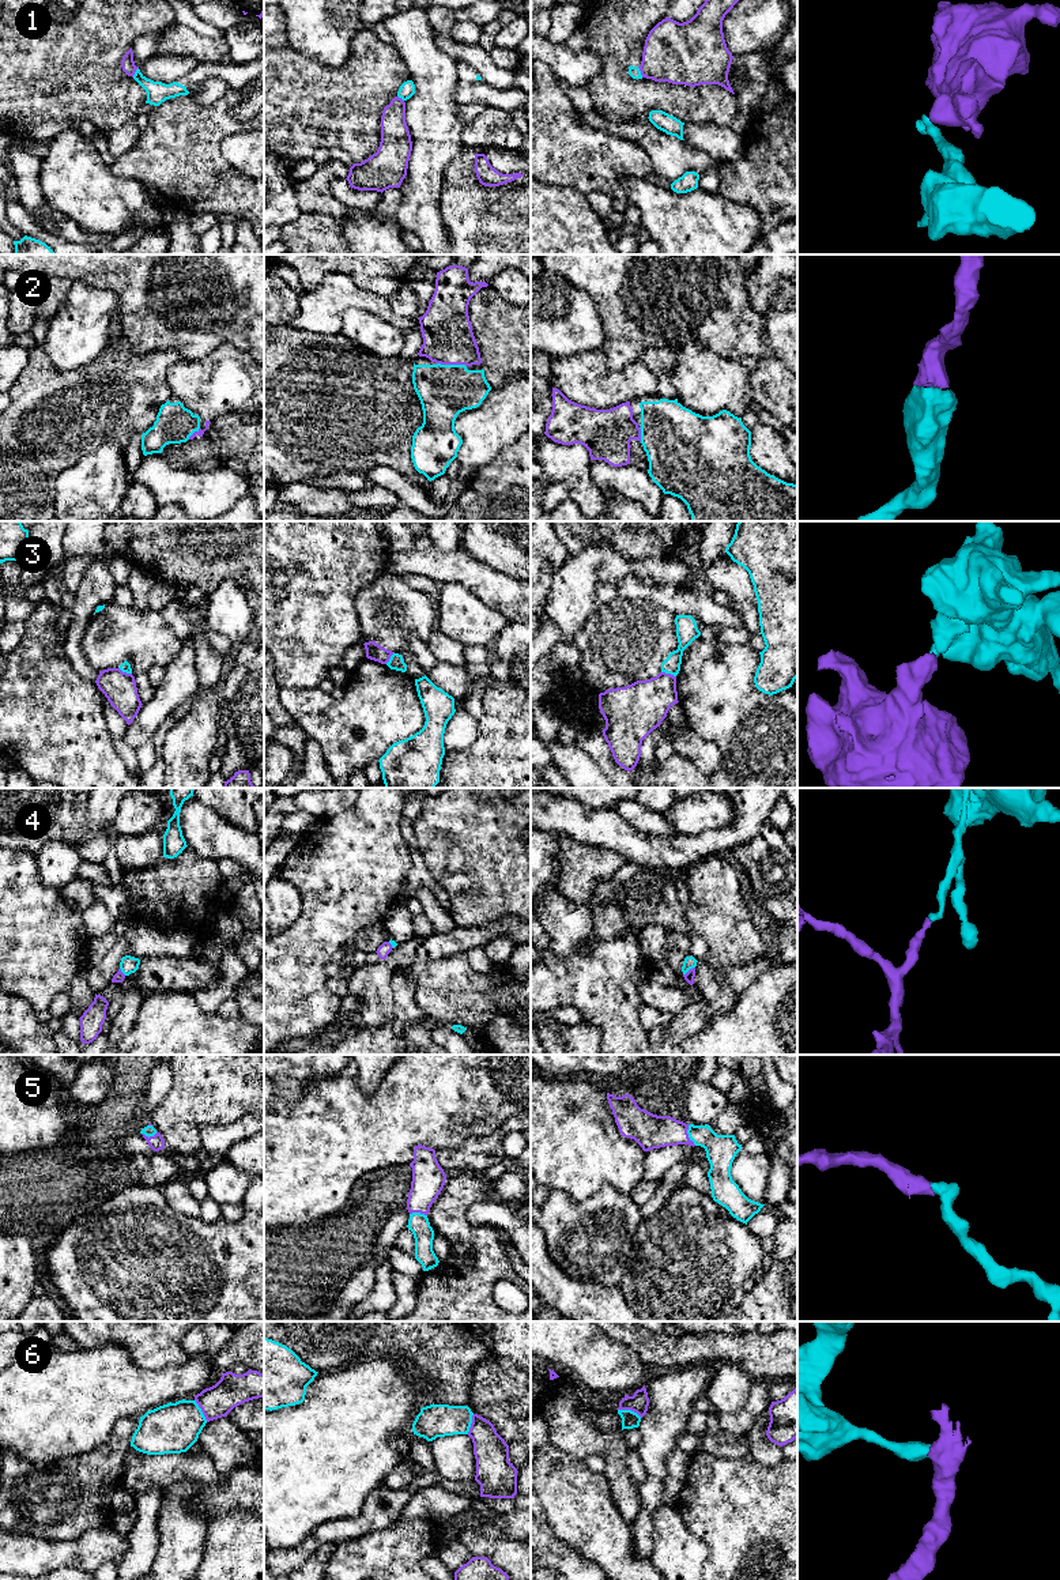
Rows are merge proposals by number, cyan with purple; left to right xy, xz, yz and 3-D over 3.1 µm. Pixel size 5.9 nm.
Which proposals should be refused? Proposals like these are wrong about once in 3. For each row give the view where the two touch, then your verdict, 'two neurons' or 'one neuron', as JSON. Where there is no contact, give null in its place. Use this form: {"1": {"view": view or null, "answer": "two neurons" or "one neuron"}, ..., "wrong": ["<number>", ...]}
{"1": {"view": "yz", "answer": "two neurons"}, "2": {"view": "xz", "answer": "one neuron"}, "3": {"view": "yz", "answer": "two neurons"}, "4": {"view": "yz", "answer": "two neurons"}, "5": {"view": "yz", "answer": "one neuron"}, "6": {"view": "yz", "answer": "two neurons"}, "wrong": ["1", "3", "4", "6"]}

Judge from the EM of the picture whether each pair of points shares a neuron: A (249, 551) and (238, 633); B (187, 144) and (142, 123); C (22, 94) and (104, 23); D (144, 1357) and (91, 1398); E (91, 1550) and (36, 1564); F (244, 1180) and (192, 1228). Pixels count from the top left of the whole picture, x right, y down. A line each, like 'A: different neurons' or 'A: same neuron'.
A: different neurons
B: different neurons
C: same neuron
D: different neurons
E: same neuron
F: different neurons

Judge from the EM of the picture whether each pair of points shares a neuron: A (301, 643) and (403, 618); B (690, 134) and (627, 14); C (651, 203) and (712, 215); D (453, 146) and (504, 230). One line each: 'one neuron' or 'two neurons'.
A: two neurons
B: two neurons
C: one neuron
D: two neurons

